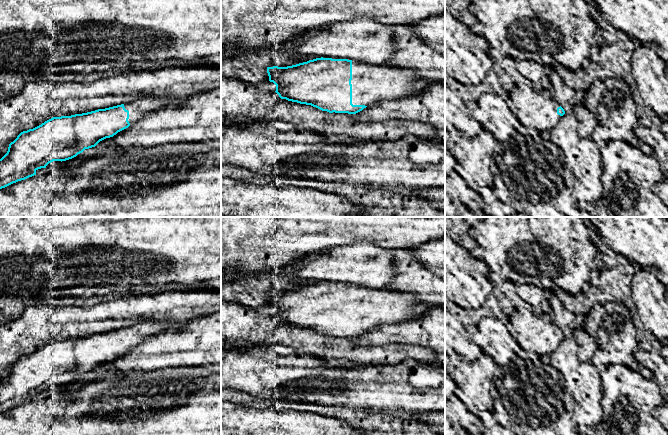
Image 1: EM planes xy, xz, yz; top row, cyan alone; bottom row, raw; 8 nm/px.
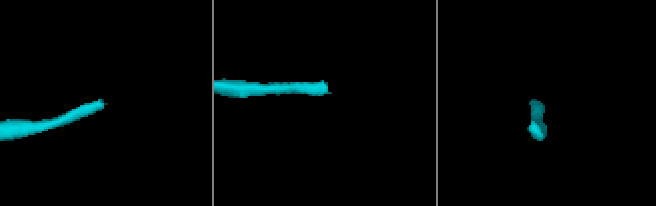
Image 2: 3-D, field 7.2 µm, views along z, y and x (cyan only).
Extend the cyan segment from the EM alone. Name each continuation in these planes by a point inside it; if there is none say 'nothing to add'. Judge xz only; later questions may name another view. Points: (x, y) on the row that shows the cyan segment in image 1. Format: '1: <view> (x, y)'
1: xz (371, 83)

